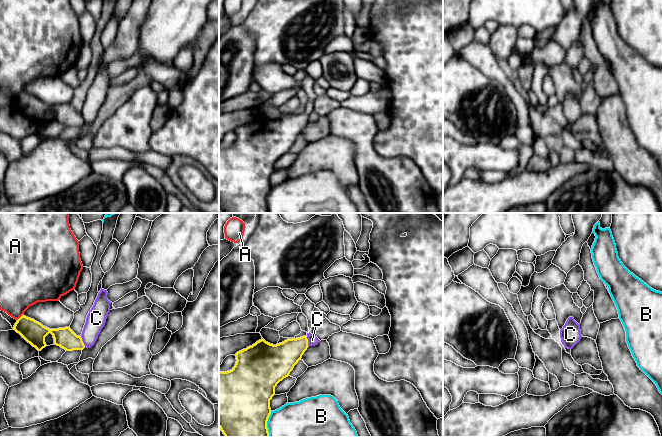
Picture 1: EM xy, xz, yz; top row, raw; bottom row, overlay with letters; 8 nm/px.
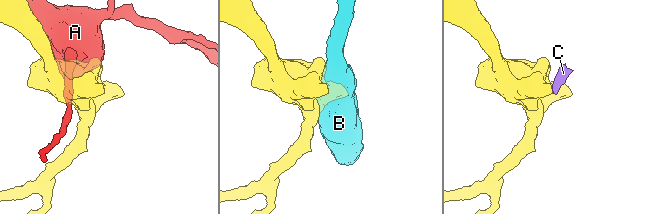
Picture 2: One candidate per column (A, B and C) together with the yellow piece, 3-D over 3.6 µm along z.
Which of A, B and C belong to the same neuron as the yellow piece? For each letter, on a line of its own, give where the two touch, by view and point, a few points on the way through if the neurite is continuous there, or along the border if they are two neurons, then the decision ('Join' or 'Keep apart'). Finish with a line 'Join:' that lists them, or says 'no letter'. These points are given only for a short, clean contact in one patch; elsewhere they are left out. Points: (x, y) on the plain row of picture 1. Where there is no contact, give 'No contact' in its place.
A: Touches yellow at xy (20, 93). Keep apart
B: Touches yellow at xz (266, 200). Keep apart
C: Touches yellow at xz (307, 117). Boundary: xz (306, 111), (308, 122). Keep apart
Join: no letter

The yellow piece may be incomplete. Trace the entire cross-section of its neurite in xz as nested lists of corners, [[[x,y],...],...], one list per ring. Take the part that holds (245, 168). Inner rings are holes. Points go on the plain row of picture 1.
[[[306,111],[276,121],[261,115],[236,129],[233,145],[219,148],[219,204],[225,213],[269,213],[267,197],[275,163],[289,152],[308,123]]]

